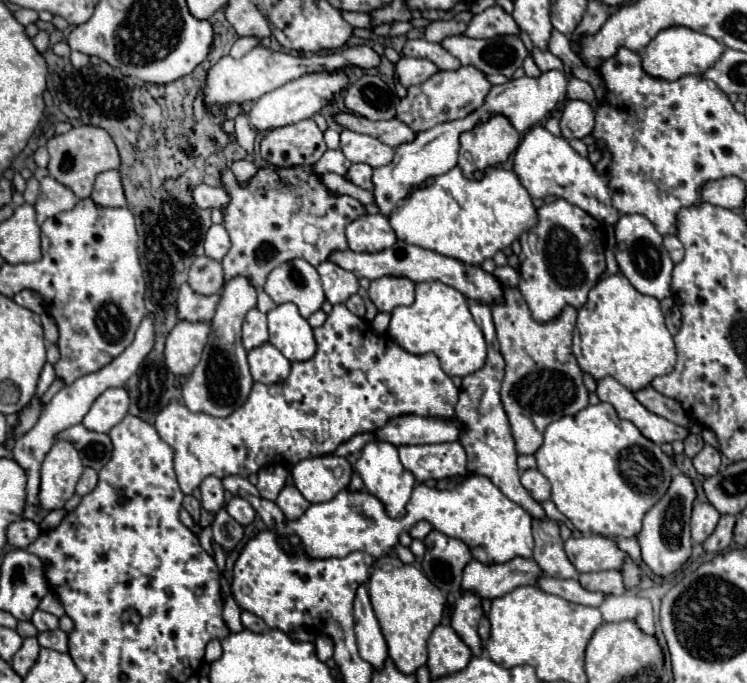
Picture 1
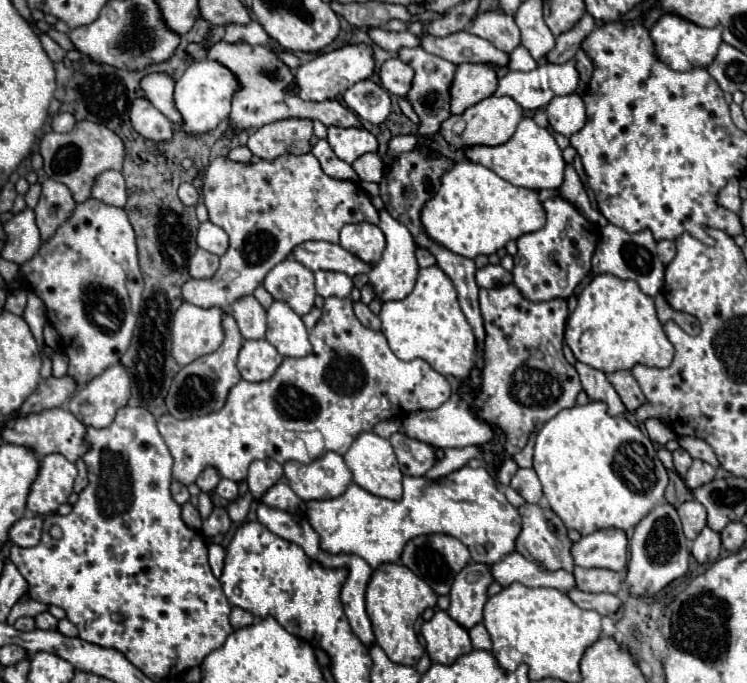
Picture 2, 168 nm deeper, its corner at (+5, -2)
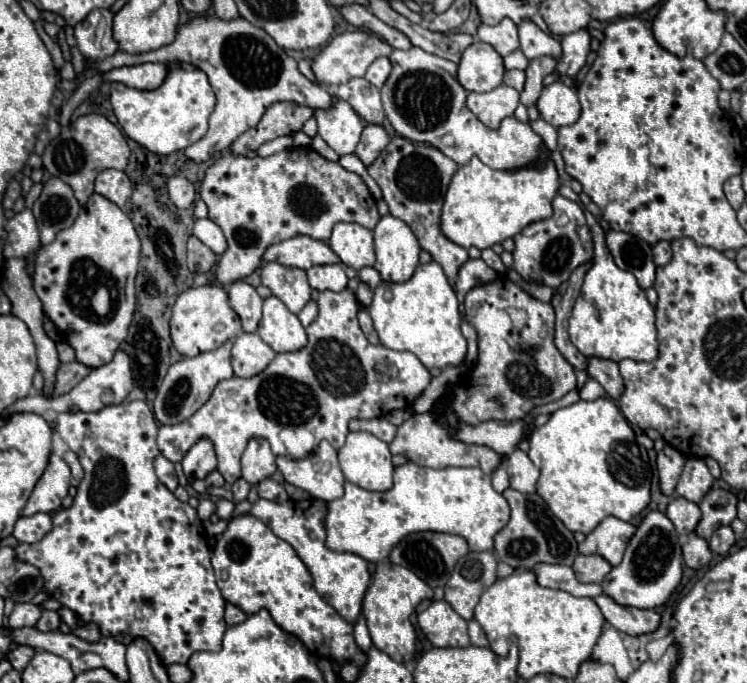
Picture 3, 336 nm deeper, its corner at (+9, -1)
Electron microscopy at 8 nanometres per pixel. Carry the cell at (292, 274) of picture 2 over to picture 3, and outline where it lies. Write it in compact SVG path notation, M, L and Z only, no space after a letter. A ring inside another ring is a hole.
M265 263L261 281L273 291L275 297L279 297L287 305L291 313L299 313L311 299L311 287L303 269L283 267L279 263Z

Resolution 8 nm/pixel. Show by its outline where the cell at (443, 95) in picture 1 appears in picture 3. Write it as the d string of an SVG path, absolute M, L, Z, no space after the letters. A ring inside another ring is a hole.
M475 41L469 45L459 61L459 83L467 91L475 93L485 93L503 83L505 67L501 55L489 45Z

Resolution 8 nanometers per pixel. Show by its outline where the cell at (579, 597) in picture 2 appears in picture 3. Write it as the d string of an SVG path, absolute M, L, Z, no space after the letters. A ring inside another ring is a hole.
M599 595L595 599L595 603L599 605L603 617L613 627L617 627L619 631L623 631L627 635L653 633L653 631L657 631L657 627L661 623L661 615L657 611L621 607L621 605L615 605L615 601L611 601L611 597L607 597L607 595Z

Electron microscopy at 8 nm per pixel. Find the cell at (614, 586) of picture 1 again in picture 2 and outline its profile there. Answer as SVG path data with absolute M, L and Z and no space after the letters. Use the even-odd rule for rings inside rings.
M575 566L575 584L583 592L609 592L617 594L621 588L621 572L613 570L601 570L601 568L581 568Z

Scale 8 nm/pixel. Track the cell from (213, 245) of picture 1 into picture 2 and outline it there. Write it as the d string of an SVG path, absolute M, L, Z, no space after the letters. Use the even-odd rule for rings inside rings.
M203 222L199 226L199 234L197 234L197 246L211 252L211 254L217 254L217 256L223 256L229 248L229 242L227 242L227 234L223 228L215 226L213 222Z

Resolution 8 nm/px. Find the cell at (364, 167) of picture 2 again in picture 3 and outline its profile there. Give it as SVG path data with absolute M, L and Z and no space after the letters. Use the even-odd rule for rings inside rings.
M365 125L355 153L359 155L359 159L365 165L371 165L371 161L375 161L375 157L379 157L379 153L389 145L389 141L391 139L381 125Z

